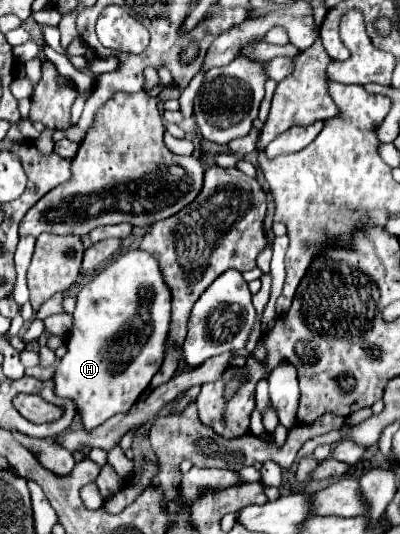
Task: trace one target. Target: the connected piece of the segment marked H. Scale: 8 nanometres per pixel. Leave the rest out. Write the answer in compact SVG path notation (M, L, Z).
M141 248L121 254L83 286L77 296L73 318L73 328L67 334L67 354L61 358L53 382L57 396L71 398L77 404L85 430L93 430L111 416L127 412L147 390L151 378L163 364L171 324L171 292L161 276L157 256Z

